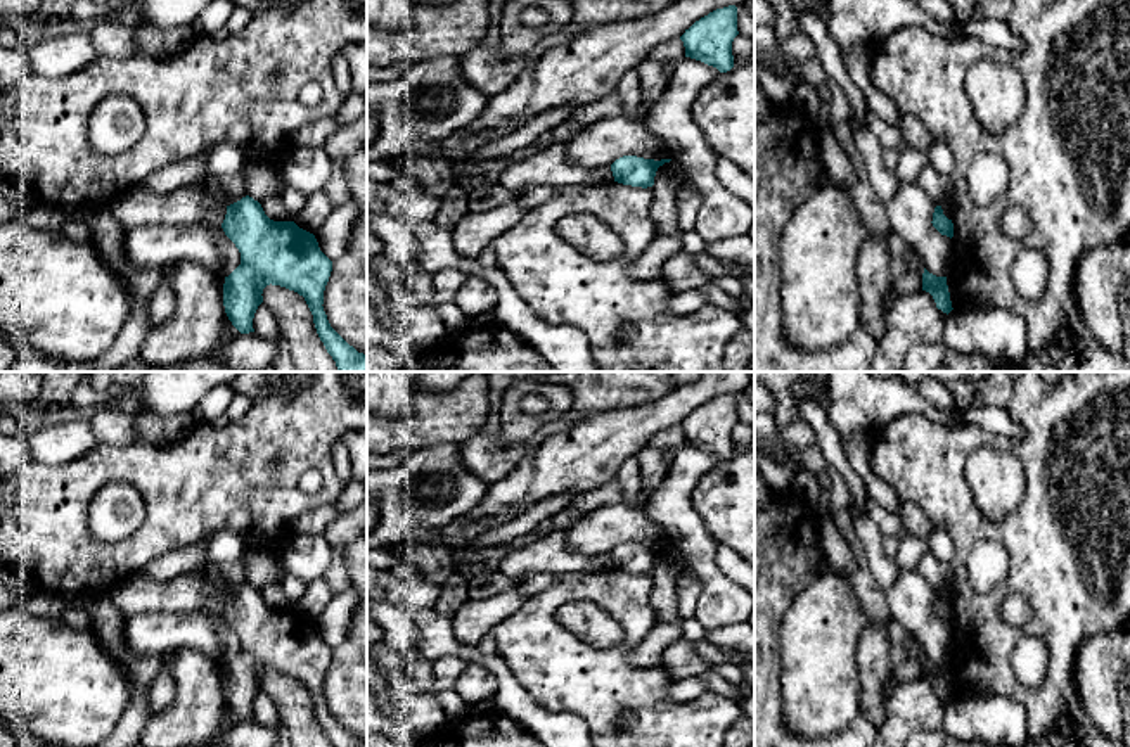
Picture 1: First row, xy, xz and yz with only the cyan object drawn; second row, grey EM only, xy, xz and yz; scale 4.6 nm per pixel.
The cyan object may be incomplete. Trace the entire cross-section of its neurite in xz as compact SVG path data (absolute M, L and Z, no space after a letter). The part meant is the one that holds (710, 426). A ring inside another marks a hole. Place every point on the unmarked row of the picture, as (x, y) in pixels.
M729 393L696 408L680 427L685 444L727 460L734 455L732 429L737 422L737 394Z

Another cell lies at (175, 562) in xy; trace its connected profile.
M204 538L190 546L171 550L149 562L137 574L144 579L171 581L182 574L196 571L206 559L209 540L211 538Z

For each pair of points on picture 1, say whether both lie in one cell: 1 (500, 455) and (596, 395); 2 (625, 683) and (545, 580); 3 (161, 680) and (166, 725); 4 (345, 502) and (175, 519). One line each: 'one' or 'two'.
1: one
2: two
3: two
4: two

